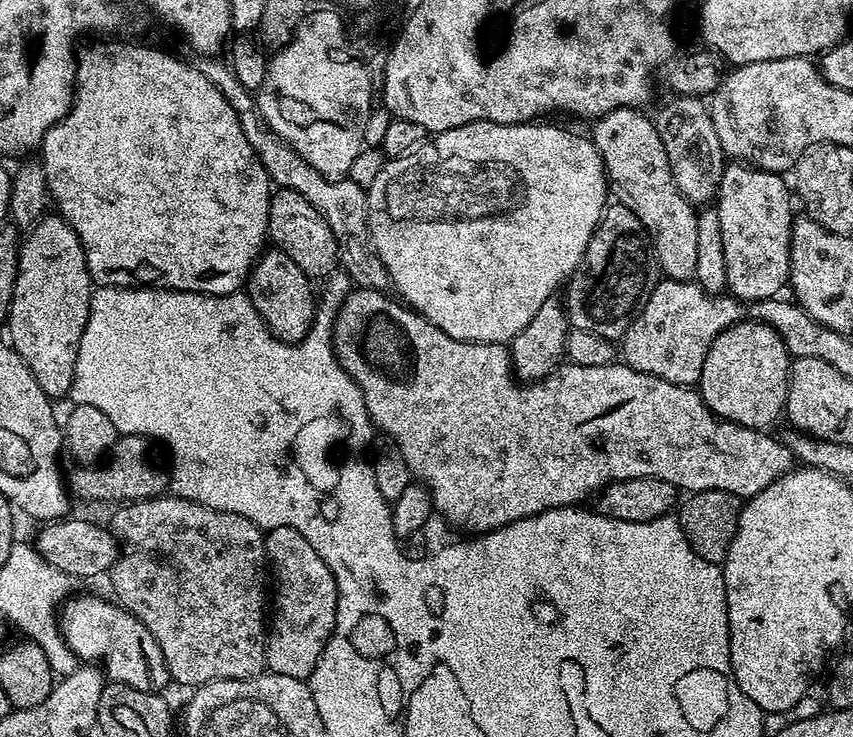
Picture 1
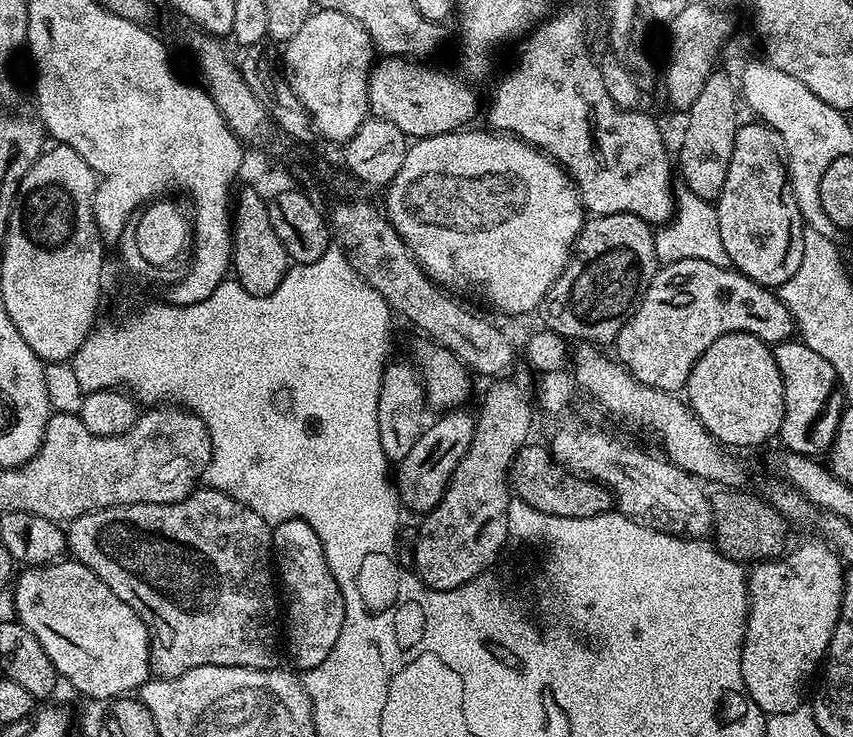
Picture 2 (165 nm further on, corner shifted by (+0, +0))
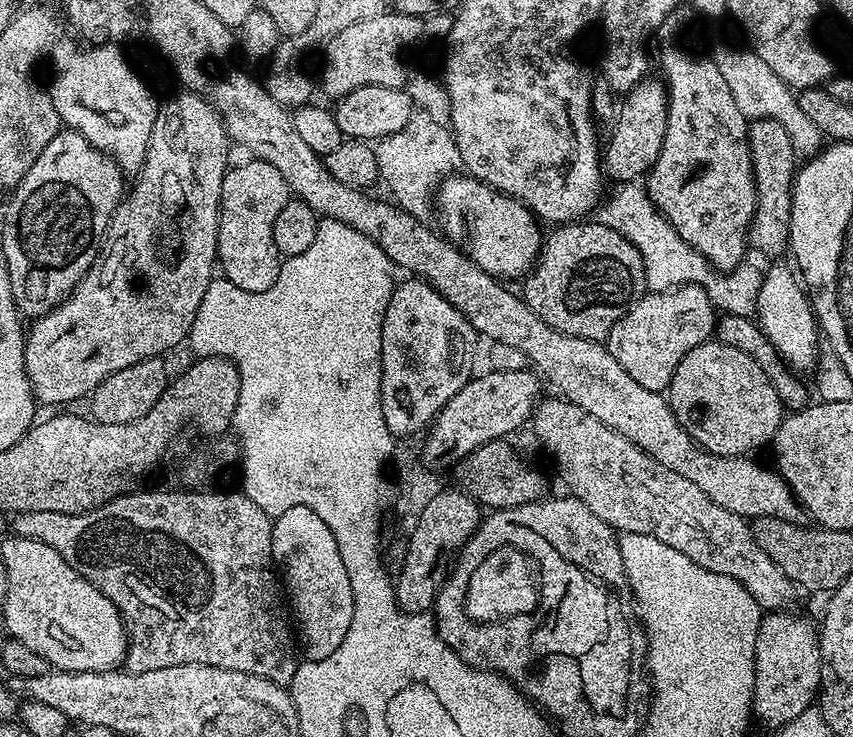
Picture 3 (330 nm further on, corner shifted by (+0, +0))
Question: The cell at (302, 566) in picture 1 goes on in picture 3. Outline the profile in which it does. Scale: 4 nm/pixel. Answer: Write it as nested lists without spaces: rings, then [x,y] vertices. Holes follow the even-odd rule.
[[[290,506],[290,510],[273,519],[272,559],[282,577],[282,588],[290,605],[290,616],[303,655],[310,660],[330,658],[330,654],[342,646],[342,638],[346,638],[346,630],[350,630],[350,618],[354,618],[354,590],[350,590],[346,565],[342,563],[342,554],[338,554],[338,542],[334,542],[330,526],[326,526],[326,522],[322,522],[322,518],[318,518],[310,506]]]

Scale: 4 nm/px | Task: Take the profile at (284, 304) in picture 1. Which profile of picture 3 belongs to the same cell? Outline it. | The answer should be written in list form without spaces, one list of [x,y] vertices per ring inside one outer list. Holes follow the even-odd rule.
[[[248,158],[245,164],[229,167],[222,178],[222,194],[220,195],[220,217],[218,218],[218,242],[216,243],[216,258],[223,279],[234,282],[238,290],[247,292],[265,292],[278,282],[282,257],[278,246],[274,246],[274,218],[278,218],[282,206],[290,199],[288,183],[270,162],[262,162]]]

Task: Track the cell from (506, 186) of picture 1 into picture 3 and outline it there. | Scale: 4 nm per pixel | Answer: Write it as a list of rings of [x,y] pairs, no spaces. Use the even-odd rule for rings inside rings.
[[[453,174],[441,180],[434,192],[434,212],[436,216],[440,215],[443,235],[448,238],[461,236],[463,251],[491,276],[523,277],[535,265],[542,251],[541,225],[531,209],[473,176]]]

